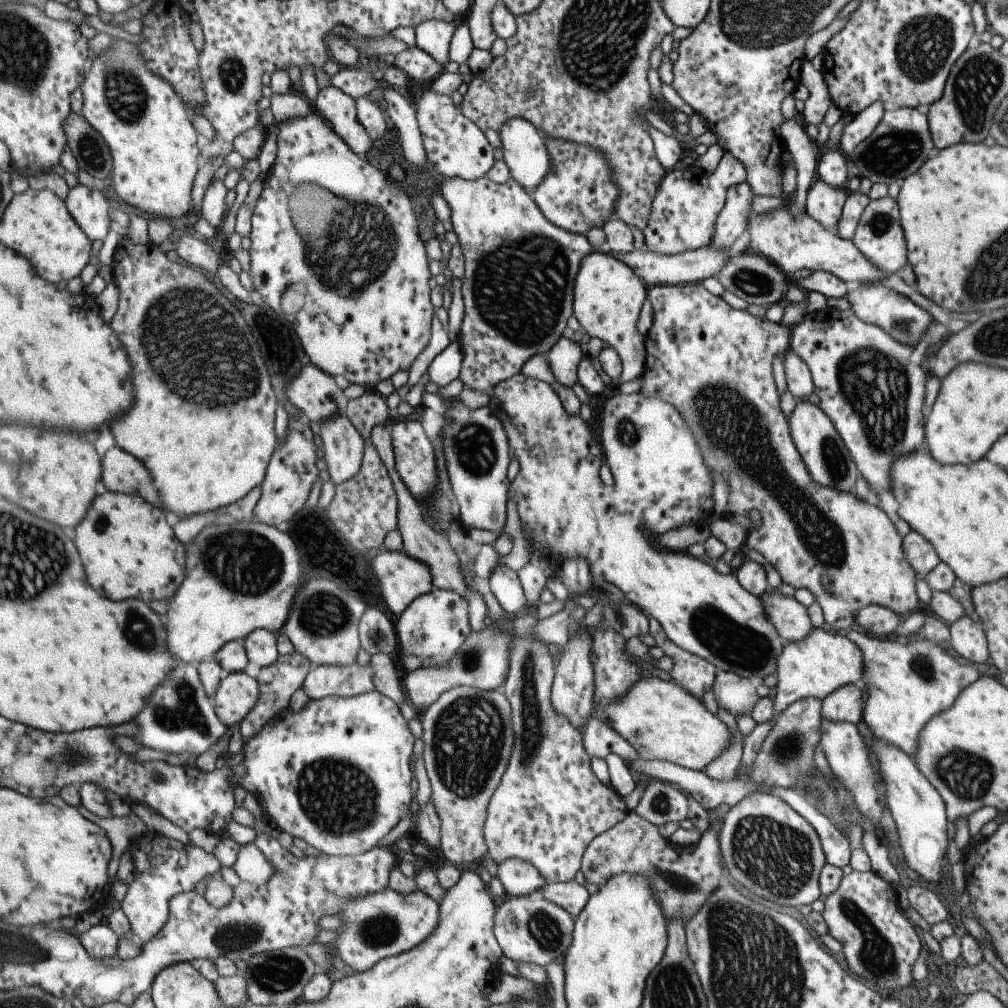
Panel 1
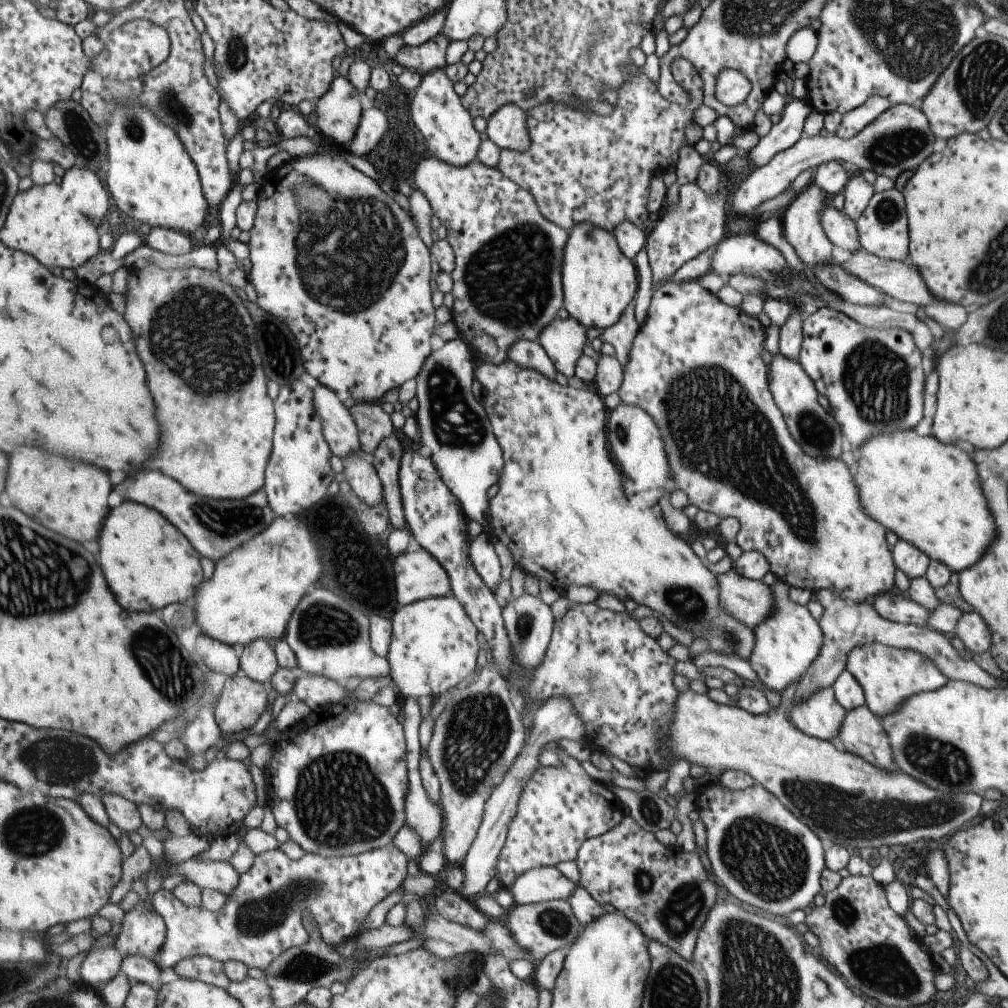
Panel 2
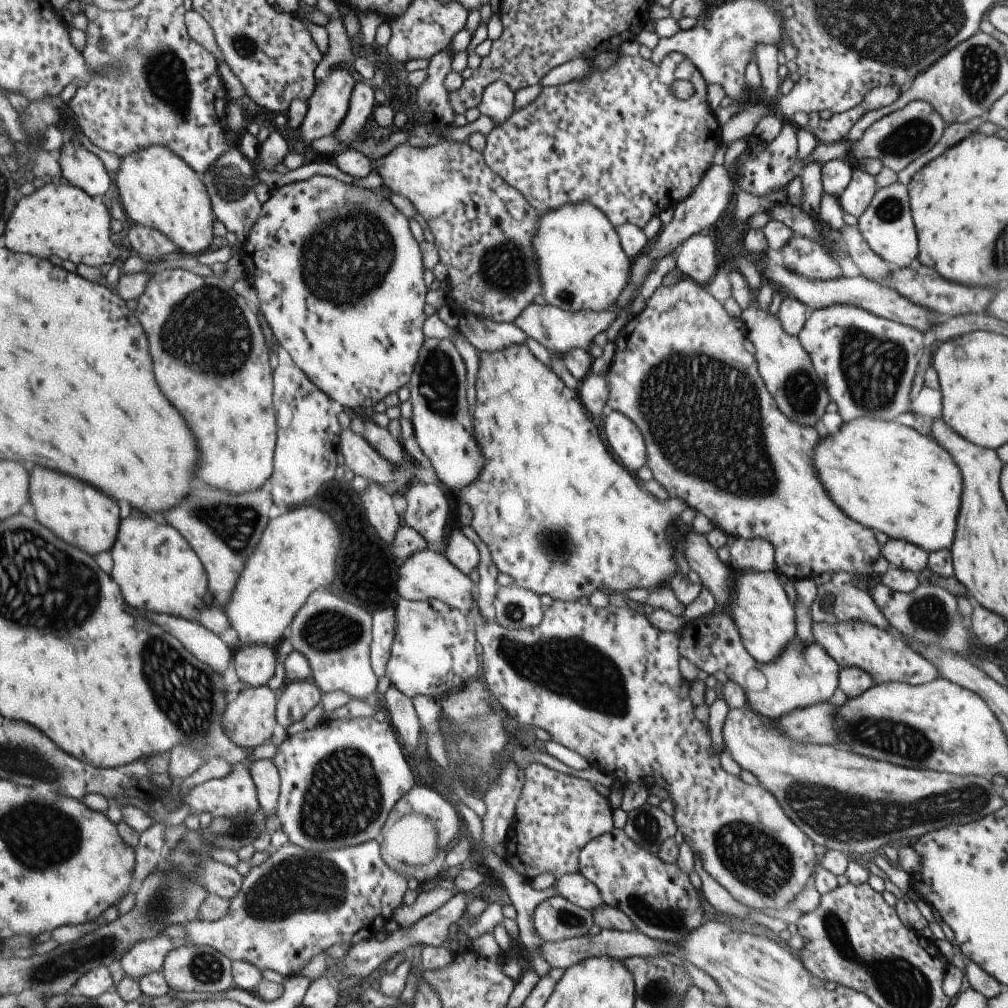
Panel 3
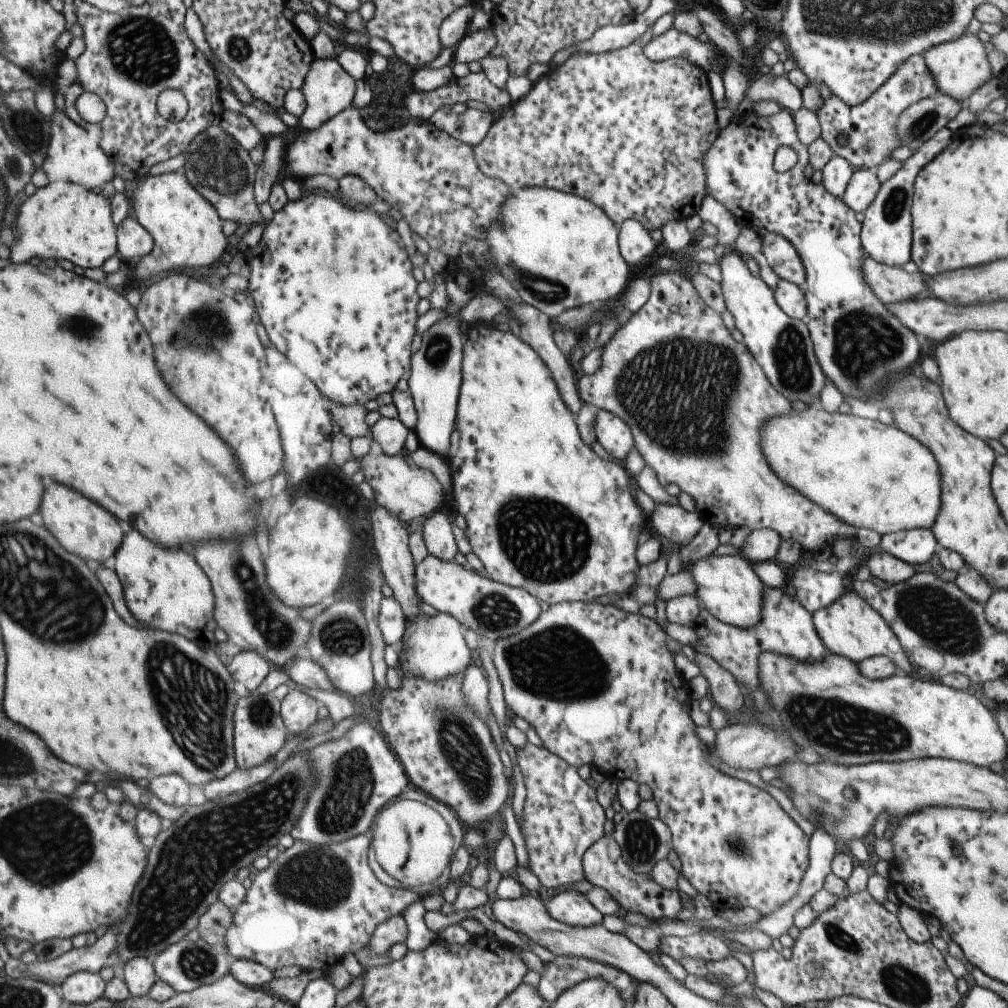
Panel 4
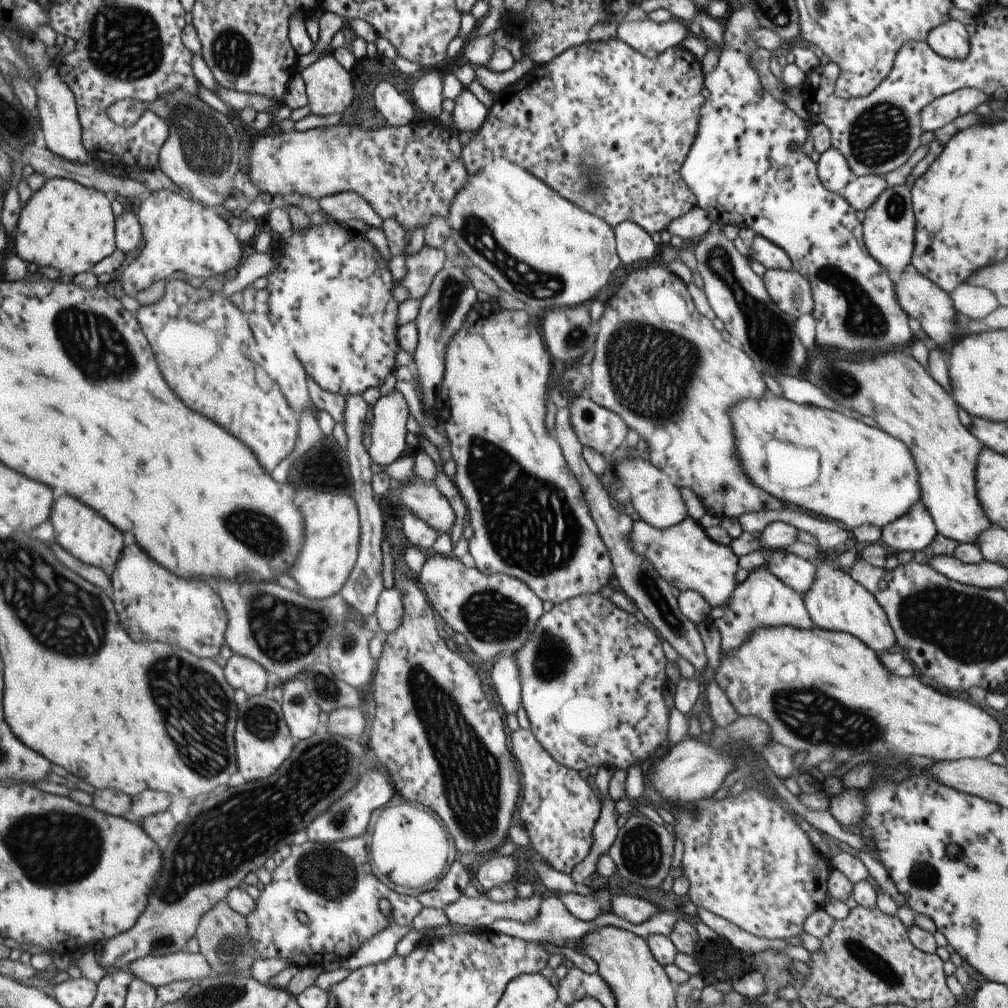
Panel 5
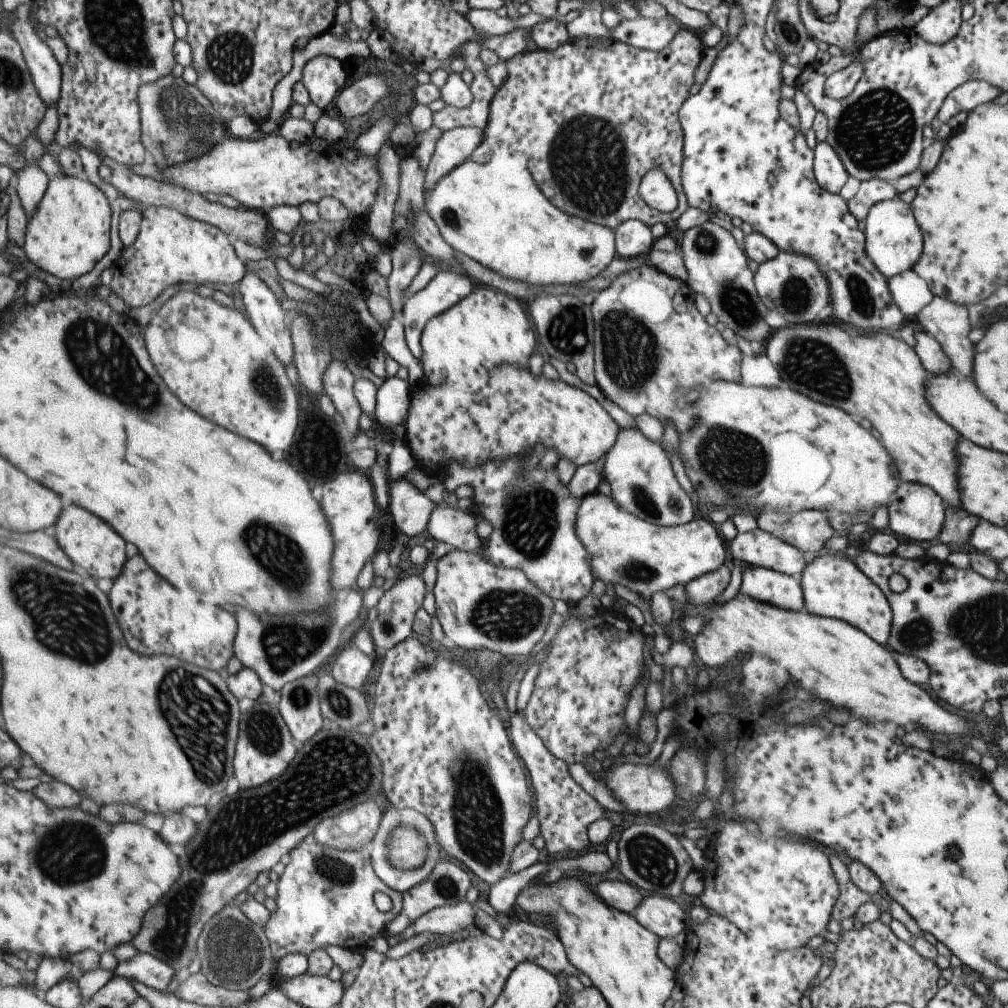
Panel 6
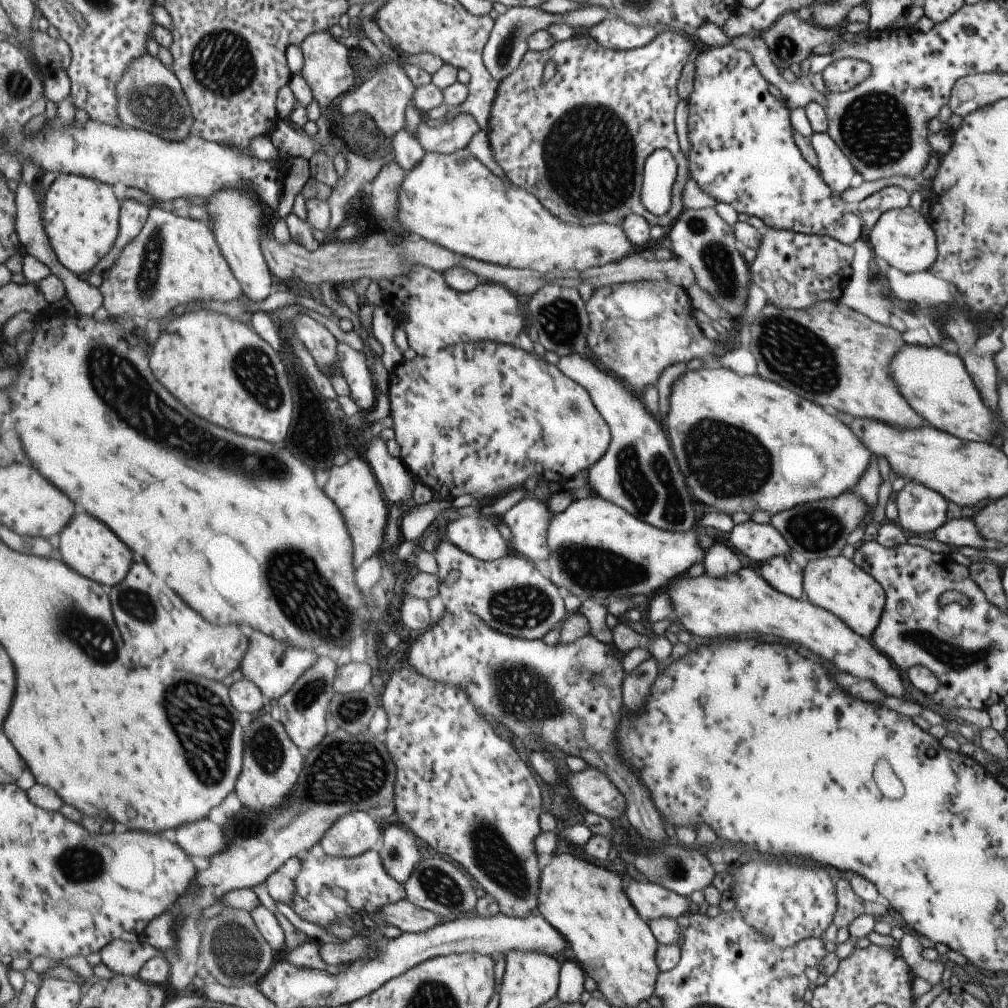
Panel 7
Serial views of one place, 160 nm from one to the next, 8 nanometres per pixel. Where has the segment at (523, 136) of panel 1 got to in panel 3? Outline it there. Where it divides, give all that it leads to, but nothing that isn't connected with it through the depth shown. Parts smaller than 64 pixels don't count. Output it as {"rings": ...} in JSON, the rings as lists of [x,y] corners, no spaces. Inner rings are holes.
{"rings":[[[501,79],[488,84],[482,92],[479,104],[476,106],[481,114],[504,123],[513,108],[513,91]]]}

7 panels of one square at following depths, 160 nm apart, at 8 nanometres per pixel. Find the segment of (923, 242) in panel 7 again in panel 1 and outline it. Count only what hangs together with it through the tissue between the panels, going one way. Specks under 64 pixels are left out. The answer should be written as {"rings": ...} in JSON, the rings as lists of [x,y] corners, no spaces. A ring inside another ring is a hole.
{"rings":[[[889,195],[870,200],[863,209],[850,240],[867,260],[880,268],[880,271],[887,275],[898,274],[906,264],[906,242],[900,225],[896,200]]]}

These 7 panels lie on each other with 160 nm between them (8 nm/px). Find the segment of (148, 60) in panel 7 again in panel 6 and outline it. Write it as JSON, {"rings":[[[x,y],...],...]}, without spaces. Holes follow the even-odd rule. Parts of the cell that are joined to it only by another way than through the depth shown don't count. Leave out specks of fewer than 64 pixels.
{"rings":[[[168,74],[155,82],[143,83],[138,101],[142,116],[142,143],[146,145],[149,159],[161,170],[210,153],[212,146],[231,135],[212,101],[197,85],[188,84],[181,77]]]}

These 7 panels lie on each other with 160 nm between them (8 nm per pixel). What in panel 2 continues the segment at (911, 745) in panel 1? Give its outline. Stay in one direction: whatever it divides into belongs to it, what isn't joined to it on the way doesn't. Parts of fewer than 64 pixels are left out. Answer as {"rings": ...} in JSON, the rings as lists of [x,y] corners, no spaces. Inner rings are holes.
{"rings":[[[873,642],[853,646],[847,654],[845,670],[861,686],[864,706],[877,719],[895,712],[895,706],[903,704],[903,700],[907,700],[909,696],[919,692],[935,692],[949,682],[949,678],[945,678],[939,672],[939,668],[925,658],[925,654],[921,656],[921,652],[915,650],[899,649]]]}

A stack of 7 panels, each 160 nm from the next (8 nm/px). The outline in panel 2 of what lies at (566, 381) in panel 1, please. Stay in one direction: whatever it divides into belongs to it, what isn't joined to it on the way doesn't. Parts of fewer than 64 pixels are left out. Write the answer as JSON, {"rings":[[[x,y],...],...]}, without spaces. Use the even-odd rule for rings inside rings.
{"rings":[[[555,317],[539,332],[537,343],[551,360],[553,369],[567,379],[574,376],[575,364],[588,342],[585,333],[583,326],[570,317]]]}

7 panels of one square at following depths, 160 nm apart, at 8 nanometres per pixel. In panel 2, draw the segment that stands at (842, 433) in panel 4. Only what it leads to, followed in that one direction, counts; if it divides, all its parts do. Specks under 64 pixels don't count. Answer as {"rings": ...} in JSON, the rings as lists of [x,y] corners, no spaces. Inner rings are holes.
{"rings":[[[897,430],[869,436],[863,446],[857,446],[857,452],[861,457],[850,472],[857,488],[859,506],[871,520],[885,526],[885,531],[893,532],[898,540],[919,548],[930,560],[945,564],[950,572],[963,572],[983,556],[985,548],[995,538],[995,524],[987,512],[979,474],[967,449],[941,444],[932,436],[918,436],[913,430]]]}

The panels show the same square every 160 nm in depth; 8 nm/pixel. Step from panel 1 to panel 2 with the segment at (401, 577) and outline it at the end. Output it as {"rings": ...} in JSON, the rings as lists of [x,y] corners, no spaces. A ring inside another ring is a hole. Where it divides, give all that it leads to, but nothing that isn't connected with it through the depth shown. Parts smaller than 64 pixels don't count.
{"rings":[[[423,548],[393,557],[393,578],[398,607],[430,597],[449,594],[445,570]]]}

